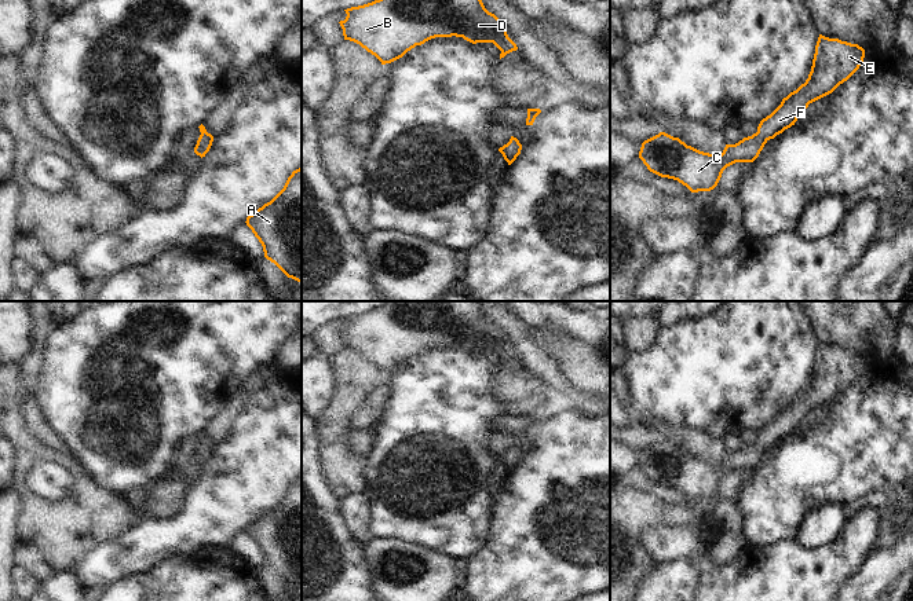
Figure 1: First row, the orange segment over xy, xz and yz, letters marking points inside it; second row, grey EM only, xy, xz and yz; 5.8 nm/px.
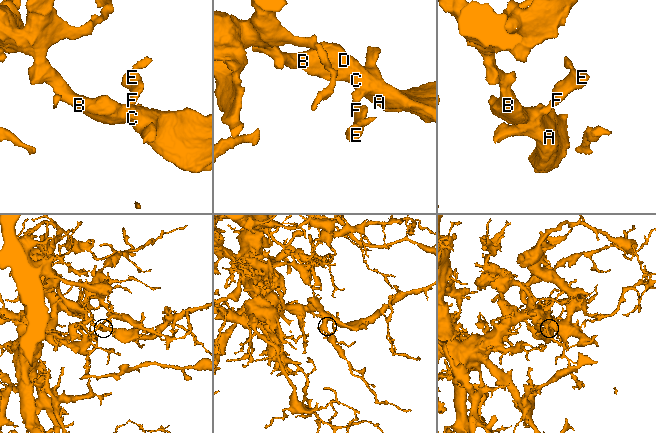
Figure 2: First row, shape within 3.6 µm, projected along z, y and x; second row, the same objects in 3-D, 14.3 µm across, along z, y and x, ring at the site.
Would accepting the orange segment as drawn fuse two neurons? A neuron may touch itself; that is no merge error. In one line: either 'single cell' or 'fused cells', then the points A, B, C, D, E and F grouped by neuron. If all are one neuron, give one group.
single cell; A B C D E F

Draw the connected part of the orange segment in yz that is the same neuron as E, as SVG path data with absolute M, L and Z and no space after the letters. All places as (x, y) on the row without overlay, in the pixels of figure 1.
M819 342L808 386L760 429L756 441L735 452L726 452L723 461L715 463L660 440L642 451L639 466L650 480L678 488L691 501L711 499L727 474L753 470L770 447L795 433L810 411L847 389L859 377L863 366L865 358L858 352Z

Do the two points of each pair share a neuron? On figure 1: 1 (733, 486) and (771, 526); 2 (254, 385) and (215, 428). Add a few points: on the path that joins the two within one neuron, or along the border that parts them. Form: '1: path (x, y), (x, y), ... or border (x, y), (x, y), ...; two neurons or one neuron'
1: border (753, 471), (741, 487), (736, 502); two neurons
2: path (243, 395), (226, 417); one neuron

